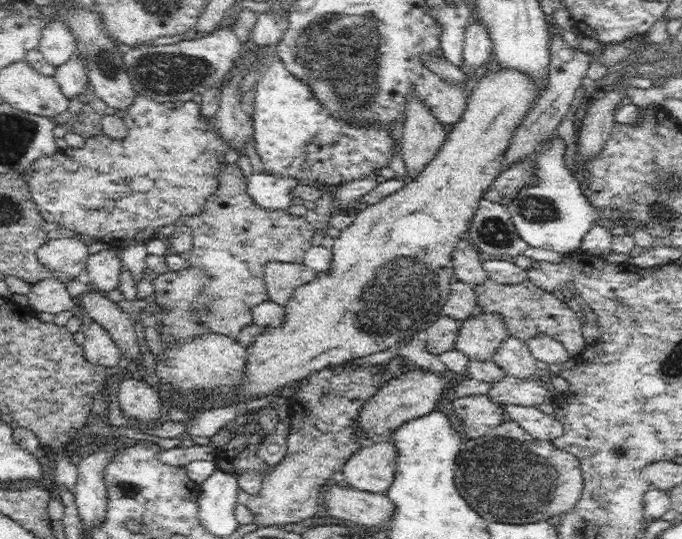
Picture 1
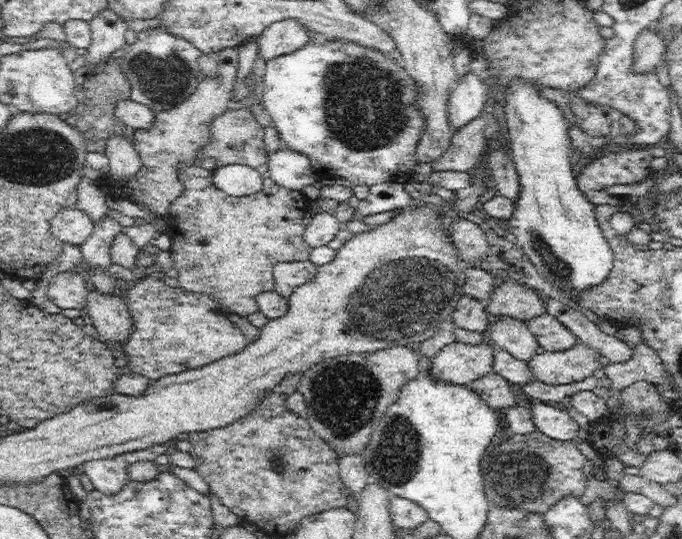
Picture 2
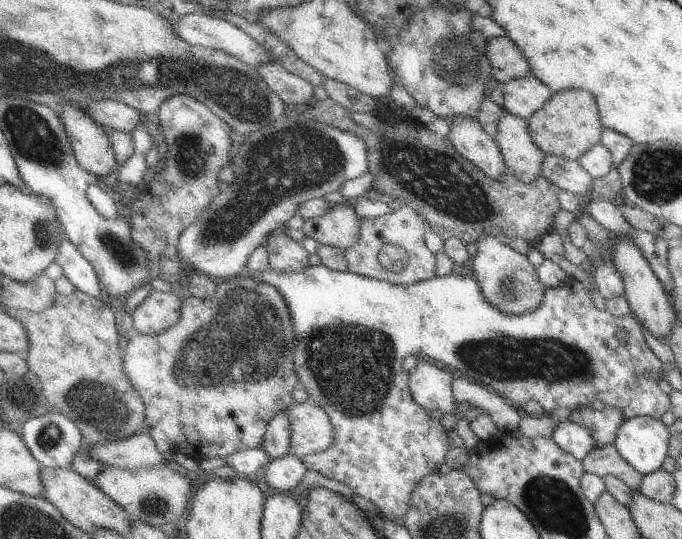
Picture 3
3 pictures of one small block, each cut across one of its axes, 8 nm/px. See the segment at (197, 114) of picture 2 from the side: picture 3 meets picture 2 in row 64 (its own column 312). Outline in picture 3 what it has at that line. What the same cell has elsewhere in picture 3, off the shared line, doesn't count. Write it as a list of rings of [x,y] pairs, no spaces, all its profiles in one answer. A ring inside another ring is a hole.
[[[334,200],[332,205],[324,214],[309,218],[301,229],[307,237],[311,237],[319,242],[320,245],[338,247],[342,250],[349,249],[359,239],[361,229],[360,216],[354,211],[354,207],[346,200]]]

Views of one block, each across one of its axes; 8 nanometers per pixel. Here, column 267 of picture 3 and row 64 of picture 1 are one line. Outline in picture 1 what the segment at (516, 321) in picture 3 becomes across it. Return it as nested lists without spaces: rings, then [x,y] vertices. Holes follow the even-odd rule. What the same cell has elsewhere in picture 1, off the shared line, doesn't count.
[[[278,58],[272,59],[255,87],[253,139],[264,172],[295,178],[300,185],[316,185],[320,180],[335,188],[389,166],[395,144],[388,126],[357,126],[328,116],[310,96],[310,88],[290,74]]]

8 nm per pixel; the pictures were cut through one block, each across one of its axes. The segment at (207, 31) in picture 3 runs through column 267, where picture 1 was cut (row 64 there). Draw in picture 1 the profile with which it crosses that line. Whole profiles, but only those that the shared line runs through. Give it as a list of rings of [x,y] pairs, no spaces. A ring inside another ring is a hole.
[[[50,20],[45,24],[36,48],[42,52],[44,60],[58,67],[75,53],[75,41],[70,29],[64,23]]]

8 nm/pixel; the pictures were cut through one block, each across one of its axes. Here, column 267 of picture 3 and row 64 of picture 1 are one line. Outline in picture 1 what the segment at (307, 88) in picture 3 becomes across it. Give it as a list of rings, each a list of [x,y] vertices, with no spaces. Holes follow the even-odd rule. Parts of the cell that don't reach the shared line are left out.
[[[75,52],[62,66],[58,66],[53,74],[54,80],[66,99],[71,100],[84,94],[88,79],[85,71],[85,62]]]

